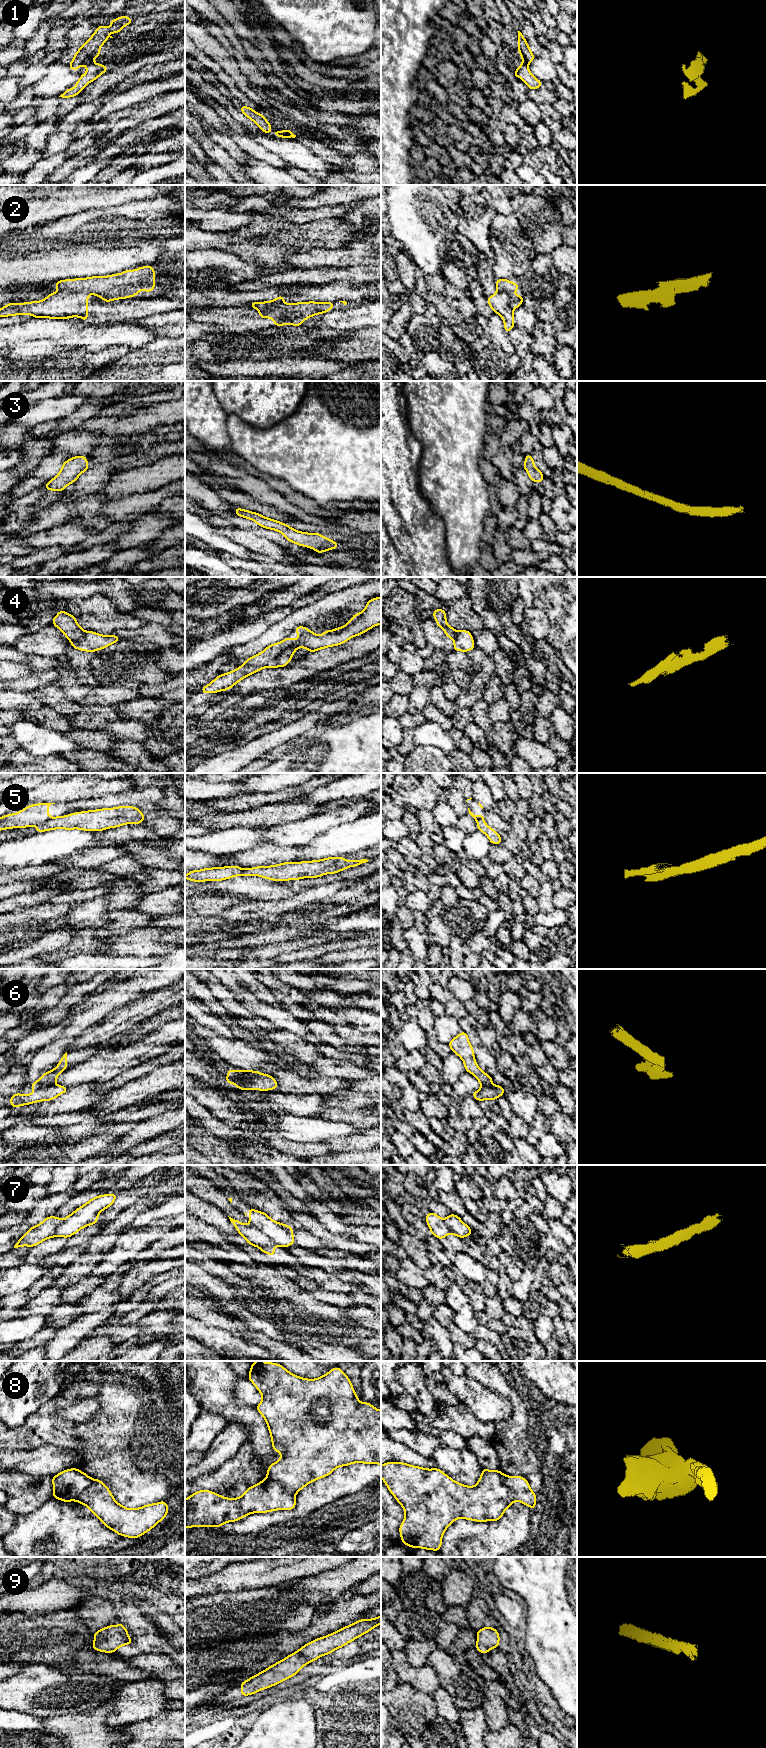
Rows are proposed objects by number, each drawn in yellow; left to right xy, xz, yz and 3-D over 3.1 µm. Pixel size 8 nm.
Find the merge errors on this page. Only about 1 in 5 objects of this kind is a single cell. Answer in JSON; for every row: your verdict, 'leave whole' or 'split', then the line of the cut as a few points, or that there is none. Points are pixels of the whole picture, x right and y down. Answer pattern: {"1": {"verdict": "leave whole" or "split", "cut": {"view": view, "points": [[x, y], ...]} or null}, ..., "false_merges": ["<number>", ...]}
{"1": {"verdict": "split", "cut": {"view": "xy", "points": [[92, 60], [86, 66]]}}, "2": {"verdict": "split", "cut": {"view": "yz", "points": [[497, 291], [502, 291], [509, 297], [510, 305], [513, 308]]}}, "3": {"verdict": "leave whole", "cut": null}, "4": {"verdict": "split", "cut": {"view": "xz", "points": [[298, 639], [266, 666]]}}, "5": {"verdict": "split", "cut": {"view": "xy", "points": [[59, 816], [48, 819], [38, 825]]}}, "6": {"verdict": "split", "cut": {"view": "xy", "points": [[53, 1083], [47, 1086], [40, 1086], [35, 1090]]}}, "7": {"verdict": "split", "cut": {"view": "xz", "points": [[250, 1224], [266, 1234], [275, 1244]]}}, "8": {"verdict": "split", "cut": {"view": "xz", "points": [[266, 1477], [278, 1481], [294, 1496]]}}, "9": {"verdict": "leave whole", "cut": null}, "false_merges": ["1", "2", "4", "5", "6", "7", "8"]}

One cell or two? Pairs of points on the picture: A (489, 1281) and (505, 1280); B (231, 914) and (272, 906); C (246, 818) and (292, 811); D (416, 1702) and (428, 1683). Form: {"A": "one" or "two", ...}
{"A": "one", "B": "one", "C": "one", "D": "two"}

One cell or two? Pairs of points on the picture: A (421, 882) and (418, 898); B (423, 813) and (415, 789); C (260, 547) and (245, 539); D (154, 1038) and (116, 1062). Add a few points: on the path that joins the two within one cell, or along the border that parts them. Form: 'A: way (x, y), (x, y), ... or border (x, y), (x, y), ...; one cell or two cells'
A: border (418, 889), (423, 891), (432, 901); two cells
B: border (418, 808), (427, 808), (431, 811); two cells
C: way (256, 544), (249, 540); one cell
D: way (145, 1047), (125, 1057); one cell

